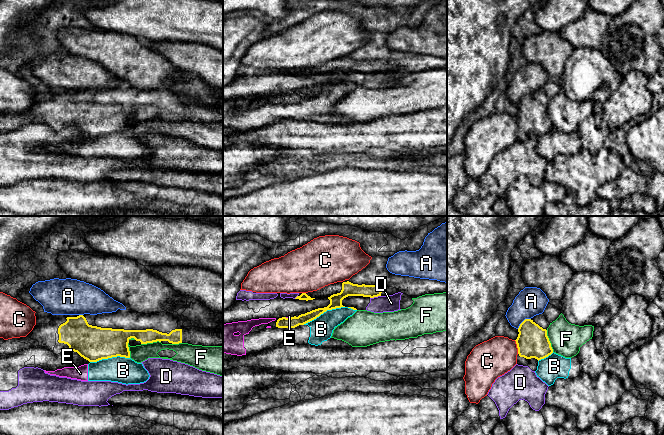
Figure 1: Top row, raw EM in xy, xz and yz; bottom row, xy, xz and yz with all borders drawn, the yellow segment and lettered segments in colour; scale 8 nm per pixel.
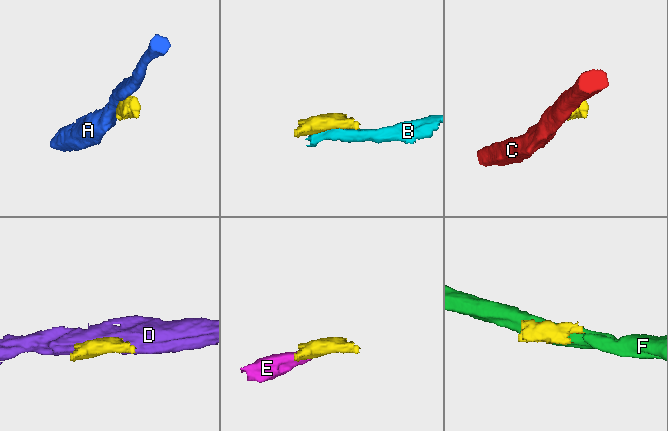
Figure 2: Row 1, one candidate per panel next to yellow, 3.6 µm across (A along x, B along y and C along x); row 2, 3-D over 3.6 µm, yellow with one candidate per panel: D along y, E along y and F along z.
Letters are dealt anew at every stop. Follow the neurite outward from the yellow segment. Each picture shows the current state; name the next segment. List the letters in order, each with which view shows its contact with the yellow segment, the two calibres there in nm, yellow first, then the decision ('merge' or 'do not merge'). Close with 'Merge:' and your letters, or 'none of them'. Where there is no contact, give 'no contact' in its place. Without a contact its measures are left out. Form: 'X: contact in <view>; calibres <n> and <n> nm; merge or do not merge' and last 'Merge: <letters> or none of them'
A: contact in yz; calibres 260 and 240 nm; do not merge
B: contact in xz; calibres 100 and 190 nm; do not merge
C: contact in yz; calibres 260 and 300 nm; do not merge
D: contact in xz; calibres 110 and 140 nm; do not merge
E: contact in xz; calibres 90 and 20 nm; do not merge
F: contact in yz; calibres 260 and 260 nm; do not merge
Merge: none of them

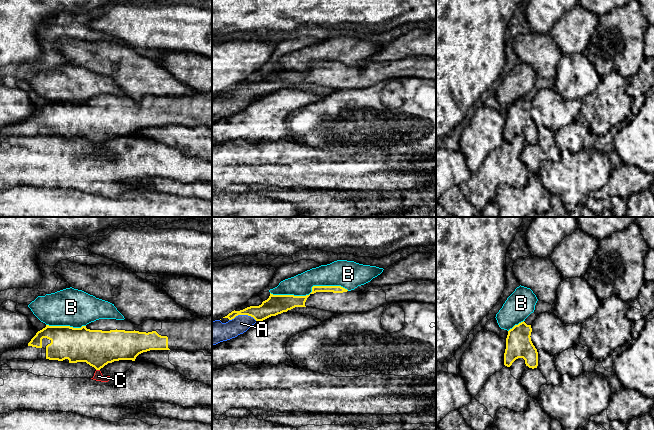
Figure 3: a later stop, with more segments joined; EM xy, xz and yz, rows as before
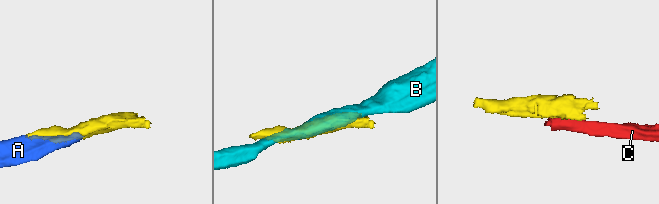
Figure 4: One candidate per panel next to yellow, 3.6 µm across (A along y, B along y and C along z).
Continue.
A: contact in xz; calibres 150 and 160 nm; merge
B: contact in xz; calibres 140 and 190 nm; do not merge
C: contact in xy; calibres 300 and 70 nm; do not merge
Merge: A

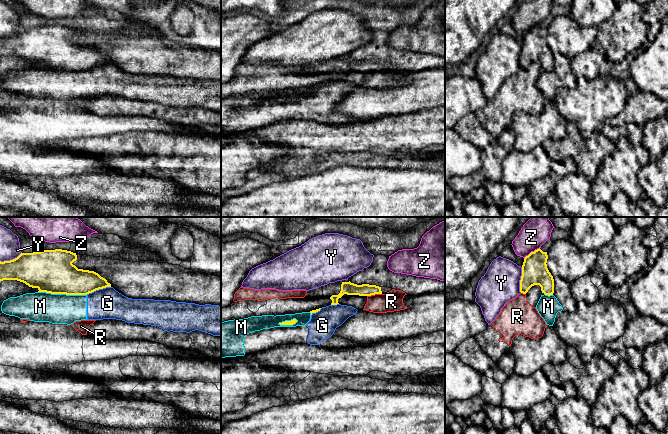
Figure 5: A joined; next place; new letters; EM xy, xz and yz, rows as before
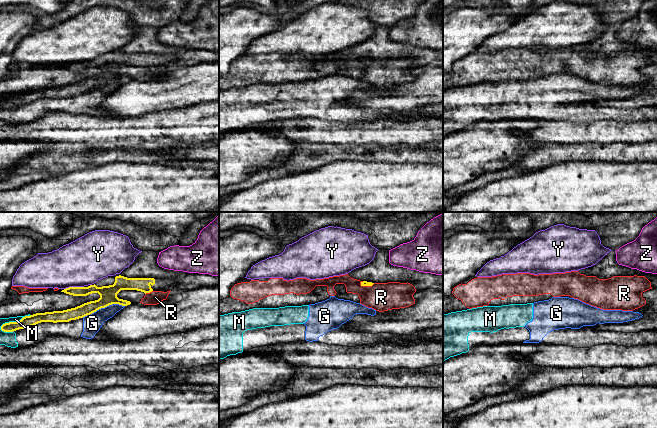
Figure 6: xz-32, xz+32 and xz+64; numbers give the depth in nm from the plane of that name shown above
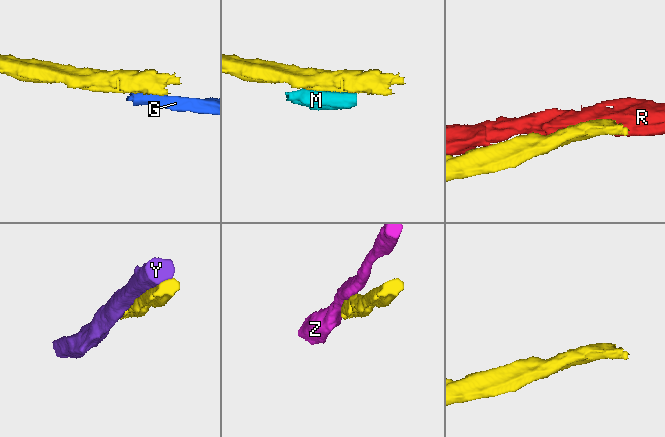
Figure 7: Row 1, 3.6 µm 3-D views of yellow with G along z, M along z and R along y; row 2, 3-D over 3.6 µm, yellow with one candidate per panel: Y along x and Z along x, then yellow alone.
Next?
G: contact in xy; calibres 240 and 260 nm; do not merge
M: contact in xy; calibres 340 and 240 nm; do not merge
R: contact in xz; calibres 100 and 160 nm; do not merge
Y: contact in yz; calibres 200 and 300 nm; do not merge
Z: contact in yz; calibres 200 and 220 nm; do not merge
Merge: none of them

